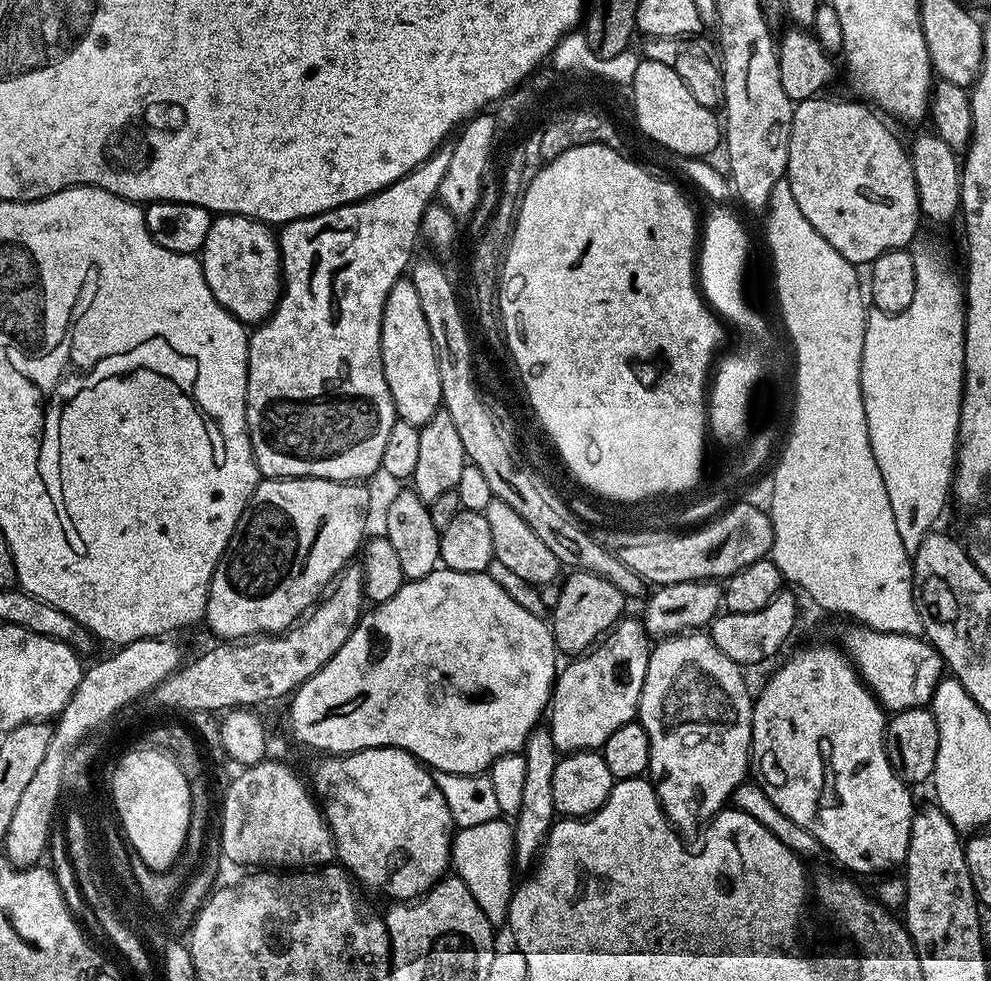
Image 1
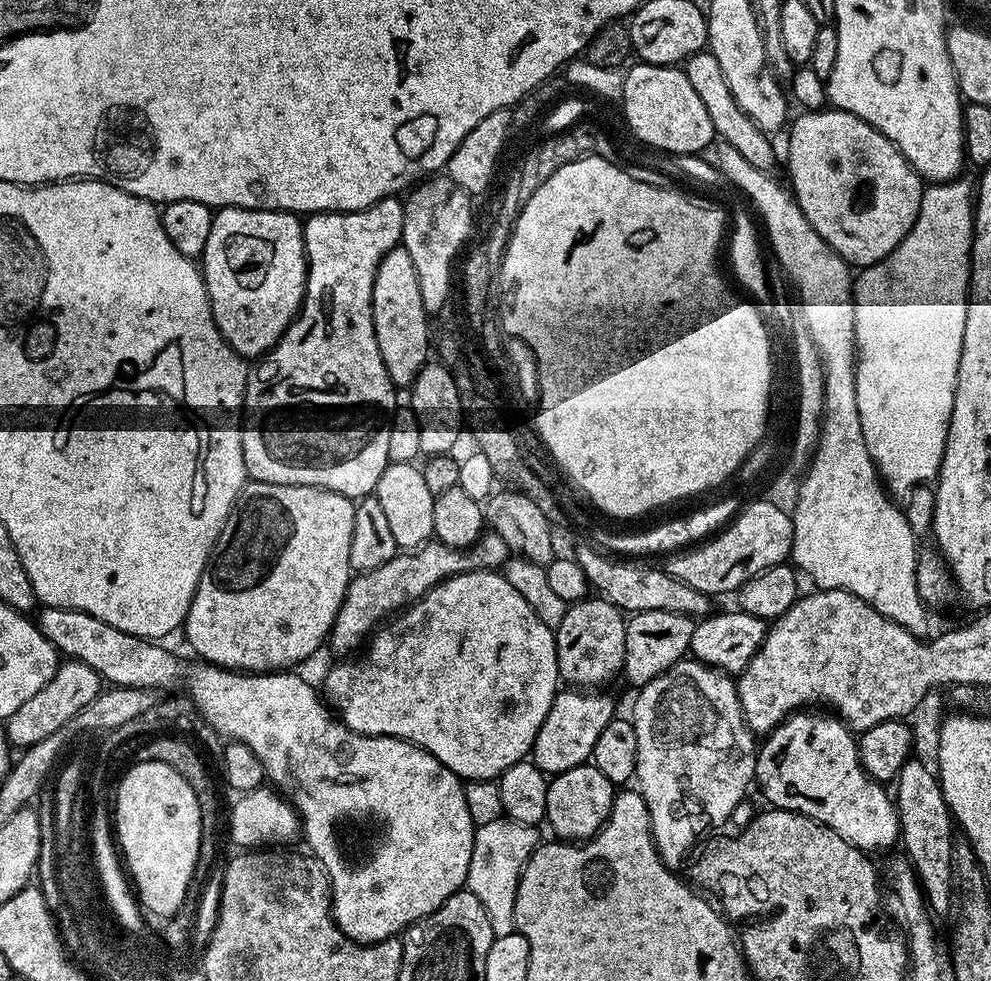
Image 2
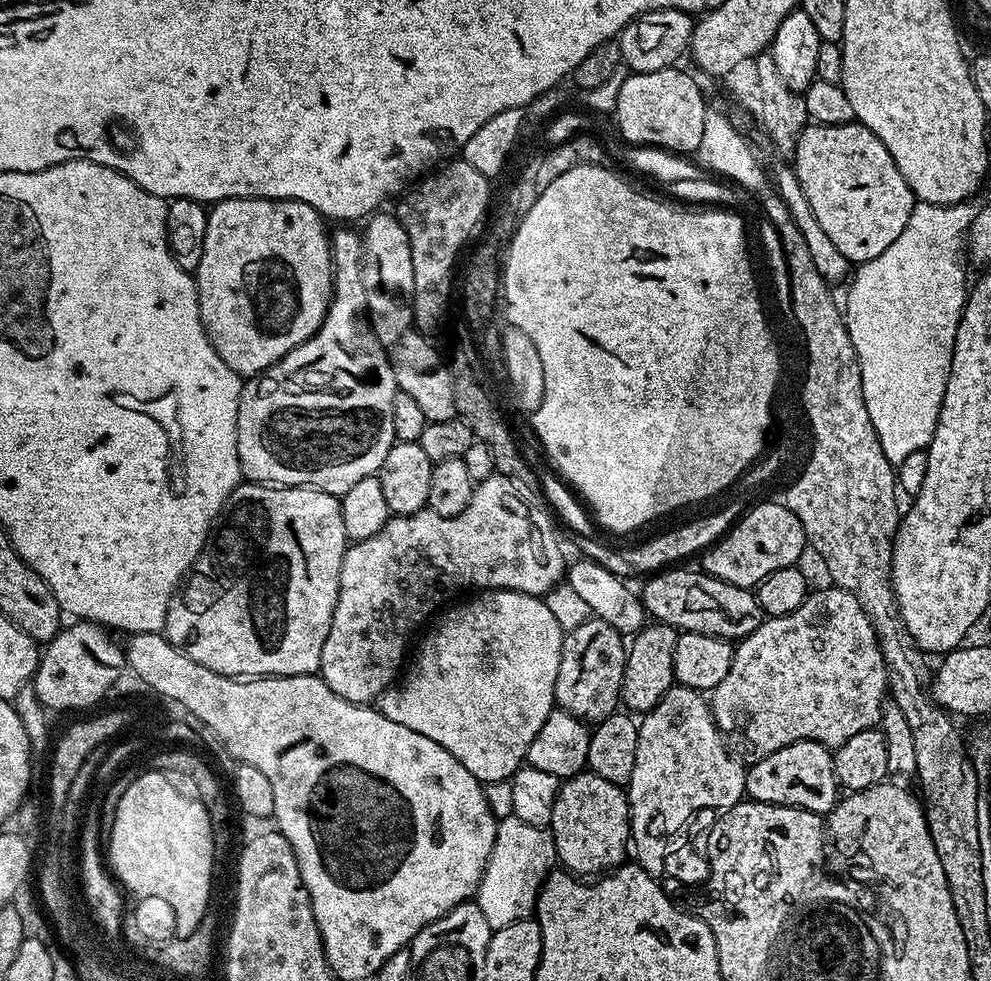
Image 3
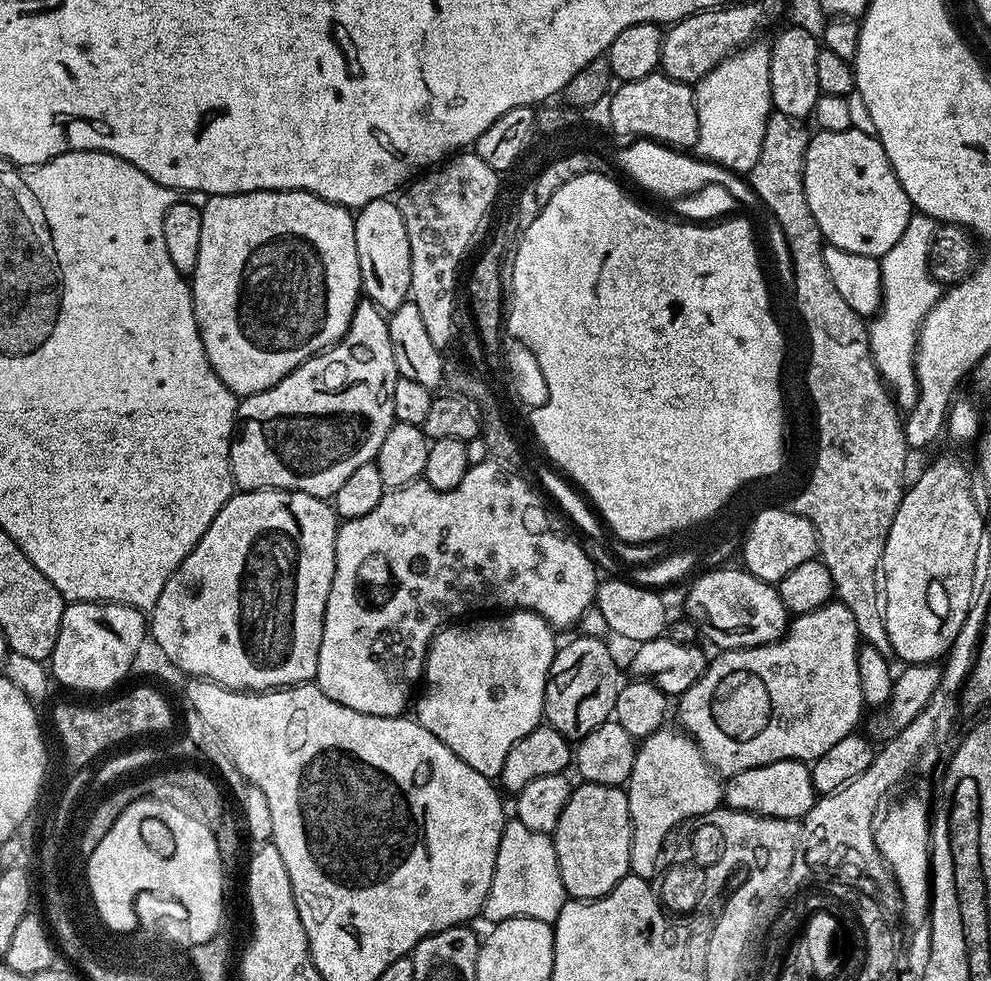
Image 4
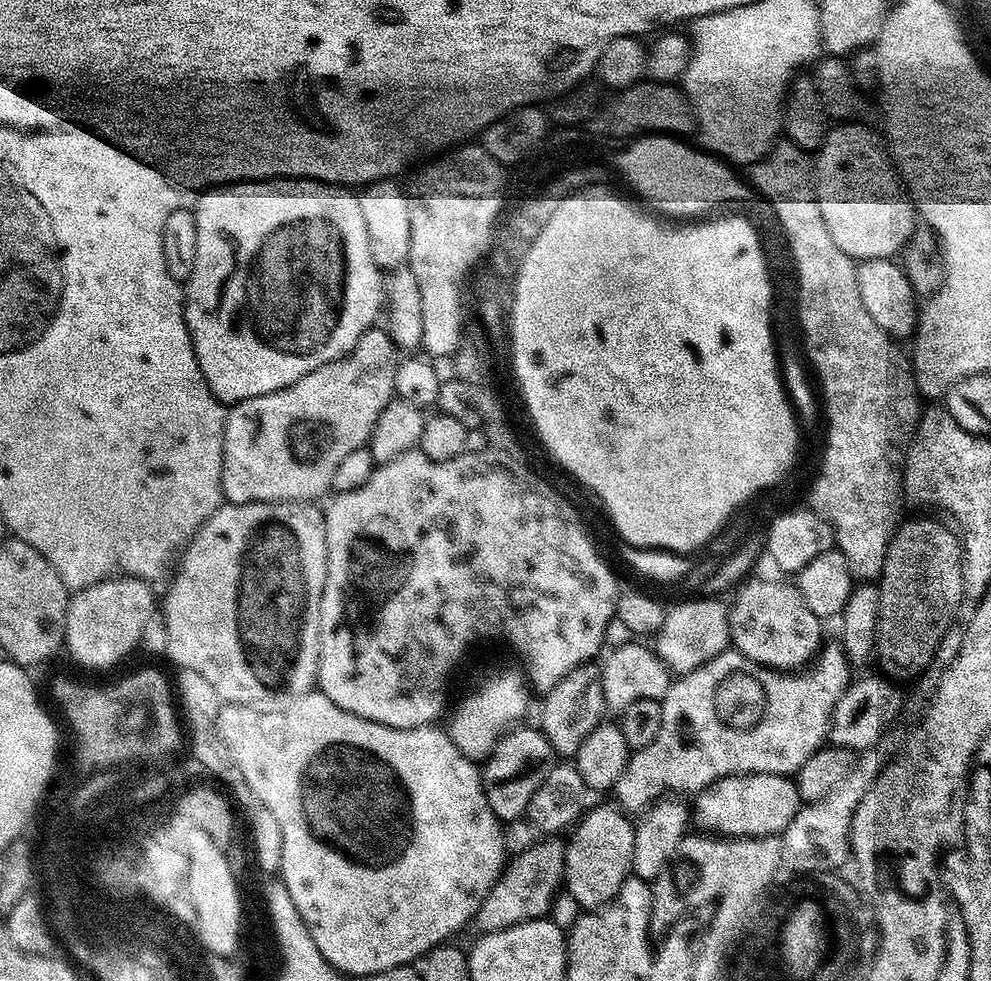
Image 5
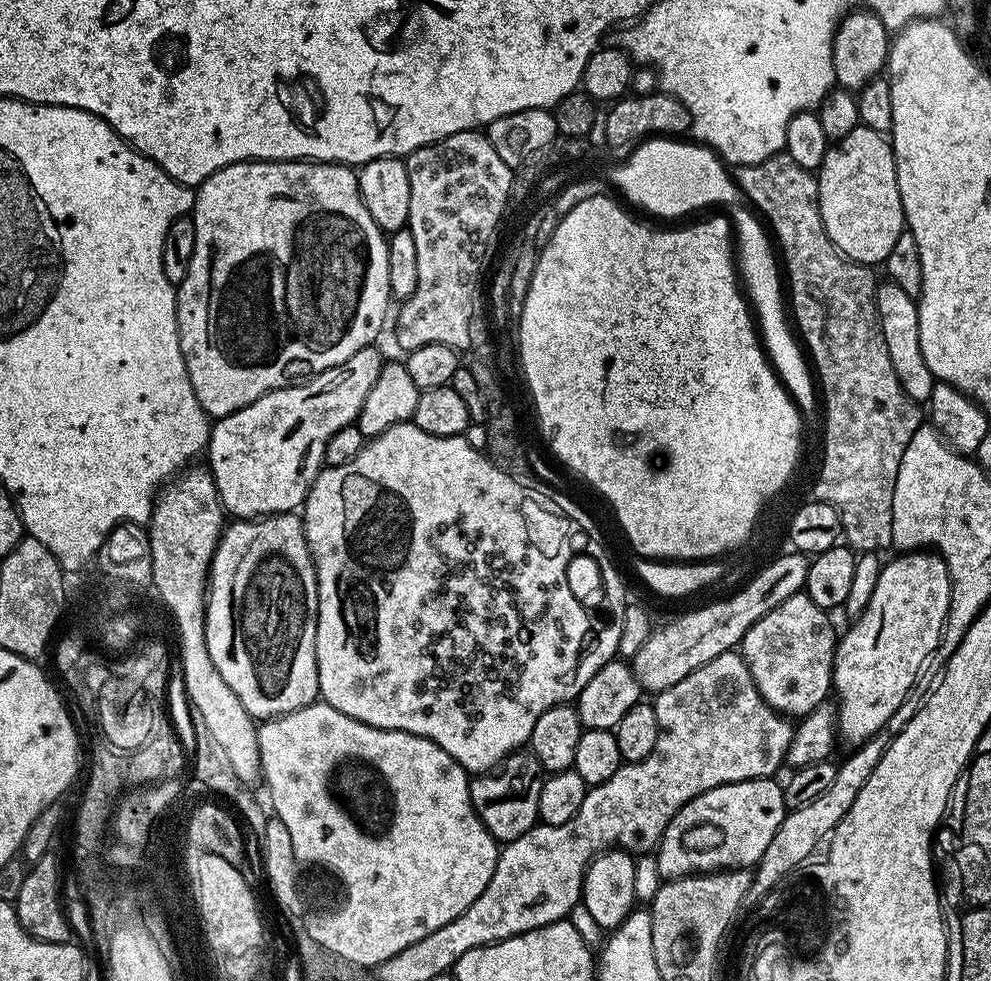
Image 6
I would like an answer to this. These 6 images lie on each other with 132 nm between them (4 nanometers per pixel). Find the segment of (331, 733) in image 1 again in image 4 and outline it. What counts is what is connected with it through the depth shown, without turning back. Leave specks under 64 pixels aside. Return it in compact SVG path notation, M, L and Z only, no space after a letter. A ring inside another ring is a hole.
M508 610L503 614L489 616L492 616L489 620L472 618L467 622L453 622L432 637L428 656L424 660L422 687L414 700L414 719L430 730L438 742L454 750L454 754L458 754L466 766L474 766L478 774L496 778L514 742L526 738L526 734L541 727L544 720L544 691L552 672L558 639L552 625L536 612Z

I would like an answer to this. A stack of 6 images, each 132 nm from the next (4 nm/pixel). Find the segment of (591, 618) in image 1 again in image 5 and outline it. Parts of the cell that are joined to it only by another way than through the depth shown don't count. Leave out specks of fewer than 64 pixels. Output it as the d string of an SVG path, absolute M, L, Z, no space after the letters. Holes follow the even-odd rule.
M589 662L576 668L558 686L551 688L543 697L544 709L540 712L539 727L545 738L550 742L553 753L560 758L575 757L578 746L602 723L606 716L600 669L595 663Z

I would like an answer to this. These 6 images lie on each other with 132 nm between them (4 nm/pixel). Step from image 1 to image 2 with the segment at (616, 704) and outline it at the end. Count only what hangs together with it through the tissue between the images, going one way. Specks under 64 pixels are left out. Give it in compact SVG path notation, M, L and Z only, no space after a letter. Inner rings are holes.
M600 690L557 691L554 702L546 714L546 722L542 722L538 738L534 738L534 746L530 753L532 763L537 764L541 772L565 772L574 766L591 761L598 734L602 734L602 730L606 730L606 726L617 715L615 702L602 693Z

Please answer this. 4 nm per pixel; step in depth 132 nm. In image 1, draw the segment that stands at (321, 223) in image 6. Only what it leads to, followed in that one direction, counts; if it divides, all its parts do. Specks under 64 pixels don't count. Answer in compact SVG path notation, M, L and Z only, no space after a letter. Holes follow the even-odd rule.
M217 215L210 226L210 234L206 234L202 263L206 282L214 298L218 298L220 305L234 318L241 320L245 326L259 325L276 309L282 291L280 245L277 233L269 225L260 220L251 220L248 216Z

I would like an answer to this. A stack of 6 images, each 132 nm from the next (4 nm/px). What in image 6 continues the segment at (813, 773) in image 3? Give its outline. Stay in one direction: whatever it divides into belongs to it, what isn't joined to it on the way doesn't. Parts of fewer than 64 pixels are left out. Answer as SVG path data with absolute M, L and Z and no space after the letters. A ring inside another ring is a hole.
M776 778L763 780L747 780L714 786L714 790L706 790L706 794L698 794L666 826L654 855L658 862L661 877L677 880L680 876L694 876L697 872L719 872L733 868L751 869L759 864L762 854L766 854L766 846L778 834L778 826L782 826L789 811L784 801L784 789Z

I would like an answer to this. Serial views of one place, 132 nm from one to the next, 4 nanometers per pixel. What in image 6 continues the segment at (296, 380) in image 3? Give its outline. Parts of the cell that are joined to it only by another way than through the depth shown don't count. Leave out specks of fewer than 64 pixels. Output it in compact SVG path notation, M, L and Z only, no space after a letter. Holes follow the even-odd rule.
M373 346L358 350L354 358L346 358L346 362L320 372L317 376L310 376L303 382L291 384L289 388L268 392L262 398L250 402L250 406L231 412L228 416L221 416L211 425L206 464L220 492L220 502L229 517L277 516L280 512L296 512L303 505L310 486L318 478L321 468L325 467L324 455L330 438L334 438L334 434L338 434L338 430L348 424L356 423L362 402L366 402L366 394L370 394L370 386L378 382L378 374L386 363L378 349Z

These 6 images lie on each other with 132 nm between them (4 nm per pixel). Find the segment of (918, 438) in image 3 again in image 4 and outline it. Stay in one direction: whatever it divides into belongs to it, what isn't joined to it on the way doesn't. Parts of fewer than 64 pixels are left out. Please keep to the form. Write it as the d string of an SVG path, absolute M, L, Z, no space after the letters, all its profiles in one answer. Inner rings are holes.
M914 214L906 231L885 256L879 257L882 270L882 302L868 324L868 341L880 377L888 385L897 405L911 410L916 404L916 341L926 314L940 301L942 286L930 274L928 255L938 227L931 216Z

